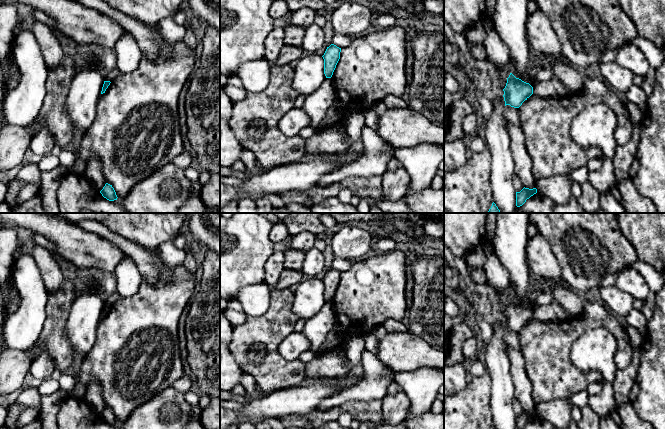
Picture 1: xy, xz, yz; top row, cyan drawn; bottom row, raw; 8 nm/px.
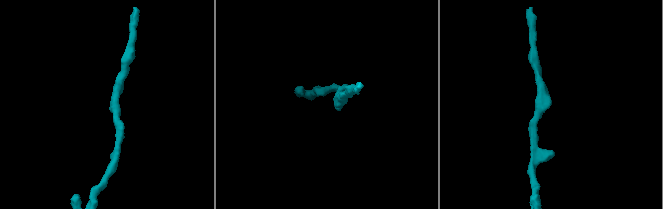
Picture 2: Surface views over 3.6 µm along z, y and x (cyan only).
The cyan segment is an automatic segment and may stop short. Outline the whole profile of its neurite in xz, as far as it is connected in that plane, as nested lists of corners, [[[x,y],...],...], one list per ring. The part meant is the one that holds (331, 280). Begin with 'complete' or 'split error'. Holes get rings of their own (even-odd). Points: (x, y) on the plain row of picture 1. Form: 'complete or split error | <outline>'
complete | [[[331,268],[329,271],[327,271],[324,279],[322,280],[324,283],[324,298],[326,302],[332,301],[336,289],[340,283],[340,276],[341,272]]]

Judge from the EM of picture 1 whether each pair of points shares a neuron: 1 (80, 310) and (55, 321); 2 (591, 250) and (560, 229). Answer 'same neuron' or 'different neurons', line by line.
1: different neurons
2: same neuron

